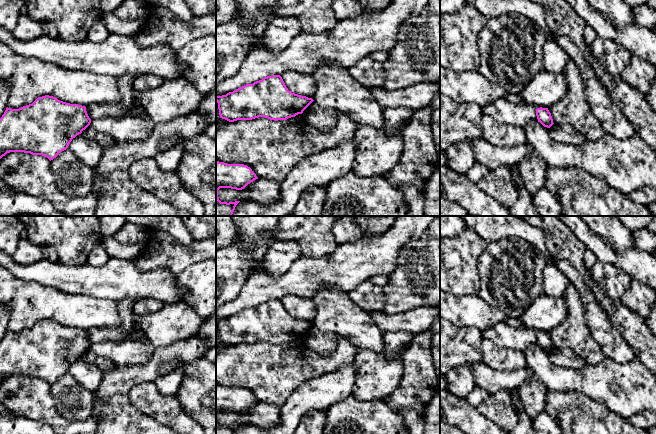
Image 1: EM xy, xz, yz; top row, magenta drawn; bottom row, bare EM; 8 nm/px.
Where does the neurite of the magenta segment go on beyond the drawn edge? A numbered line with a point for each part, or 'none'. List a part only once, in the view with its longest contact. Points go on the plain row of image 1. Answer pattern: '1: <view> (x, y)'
none

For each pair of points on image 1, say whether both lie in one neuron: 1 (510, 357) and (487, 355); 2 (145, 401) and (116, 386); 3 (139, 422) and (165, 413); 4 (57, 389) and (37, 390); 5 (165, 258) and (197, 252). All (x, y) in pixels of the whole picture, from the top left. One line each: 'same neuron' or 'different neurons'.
1: same neuron
2: different neurons
3: different neurons
4: different neurons
5: same neuron

